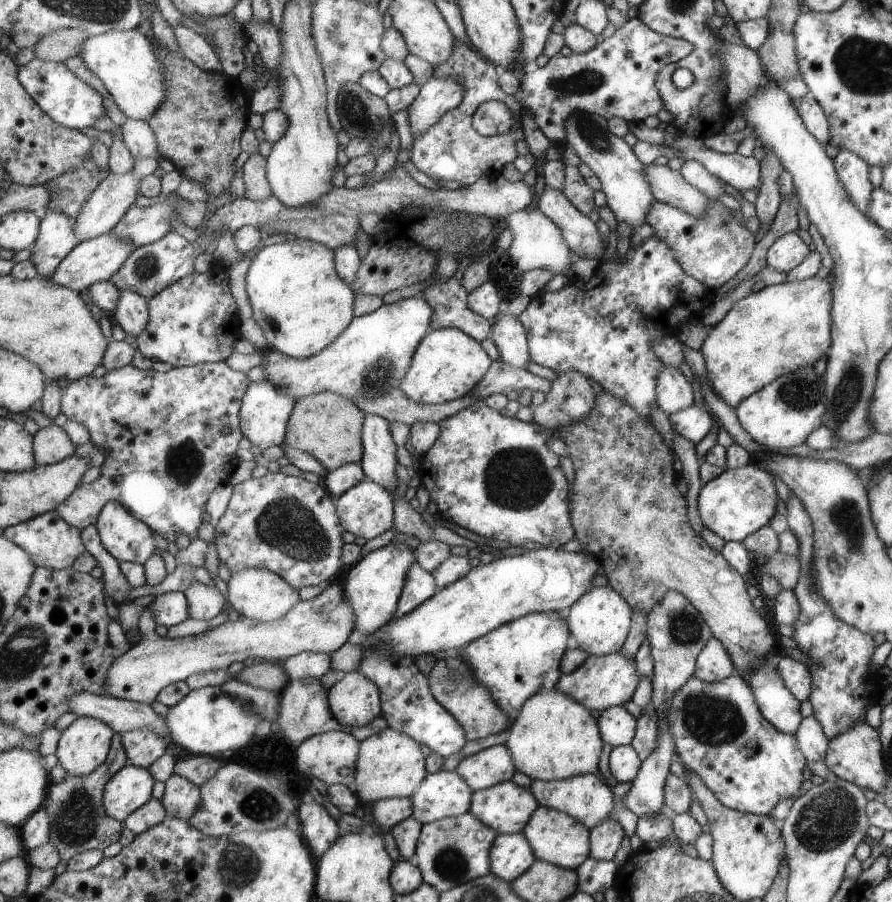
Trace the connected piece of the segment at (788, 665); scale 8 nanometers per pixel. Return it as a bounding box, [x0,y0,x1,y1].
[775,655,812,701]

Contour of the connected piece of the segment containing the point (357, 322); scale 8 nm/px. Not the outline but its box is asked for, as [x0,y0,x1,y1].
[259,293,433,399]

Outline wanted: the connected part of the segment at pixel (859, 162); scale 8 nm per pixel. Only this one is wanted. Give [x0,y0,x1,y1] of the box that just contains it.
[834,149,873,216]

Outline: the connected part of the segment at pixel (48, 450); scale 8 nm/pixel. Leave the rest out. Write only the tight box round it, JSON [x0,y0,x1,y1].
[34,425,76,466]

